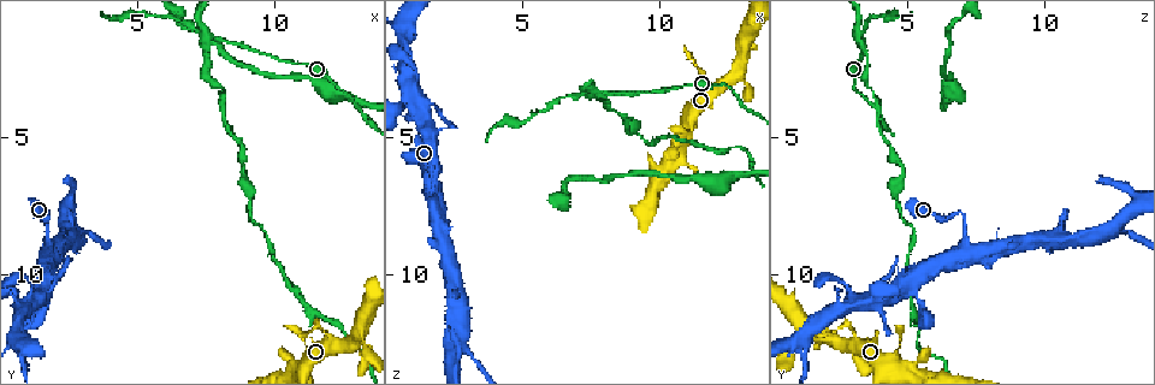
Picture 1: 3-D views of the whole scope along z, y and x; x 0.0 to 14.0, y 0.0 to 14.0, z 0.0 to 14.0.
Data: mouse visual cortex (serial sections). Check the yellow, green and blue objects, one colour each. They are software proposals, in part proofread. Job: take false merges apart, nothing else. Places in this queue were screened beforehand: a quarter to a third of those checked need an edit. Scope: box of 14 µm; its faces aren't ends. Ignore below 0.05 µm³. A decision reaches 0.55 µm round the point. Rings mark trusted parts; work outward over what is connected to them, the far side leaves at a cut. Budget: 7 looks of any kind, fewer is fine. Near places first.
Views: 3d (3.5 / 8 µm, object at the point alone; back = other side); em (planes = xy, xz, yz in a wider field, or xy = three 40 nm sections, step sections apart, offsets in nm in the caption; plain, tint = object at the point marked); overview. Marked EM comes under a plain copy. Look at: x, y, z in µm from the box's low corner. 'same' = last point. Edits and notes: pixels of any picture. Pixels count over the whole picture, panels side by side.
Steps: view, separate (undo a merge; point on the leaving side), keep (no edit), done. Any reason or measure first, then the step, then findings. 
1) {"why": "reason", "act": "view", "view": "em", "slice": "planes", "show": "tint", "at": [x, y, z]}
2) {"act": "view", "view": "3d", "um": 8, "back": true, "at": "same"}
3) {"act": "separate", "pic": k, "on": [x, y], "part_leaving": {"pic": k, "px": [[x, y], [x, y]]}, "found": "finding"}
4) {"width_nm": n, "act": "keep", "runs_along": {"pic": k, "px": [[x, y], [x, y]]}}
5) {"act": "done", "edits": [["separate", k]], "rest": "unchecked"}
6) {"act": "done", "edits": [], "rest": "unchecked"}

{"why": "two arms at a narrow angle", "act": "view", "view": "3d", "um": 8, "at": [7.7, 1.3, 3.3]}

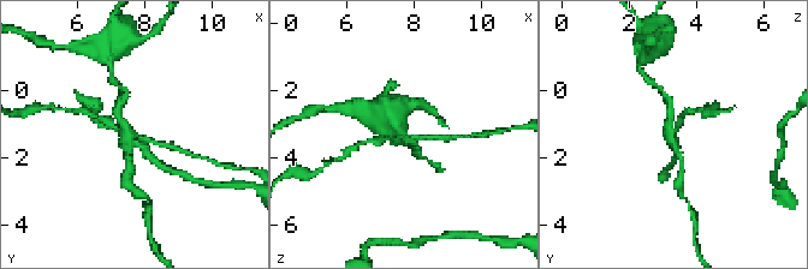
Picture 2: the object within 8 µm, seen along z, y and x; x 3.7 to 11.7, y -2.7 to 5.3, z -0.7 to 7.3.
{"arms": 4, "arm_widths_nm": [150, 150, 200, 200], "act": "view", "view": "em", "slice": "xy", "step": 3, "show": "tint", "at": [7.7, 1.4, 3.3]}

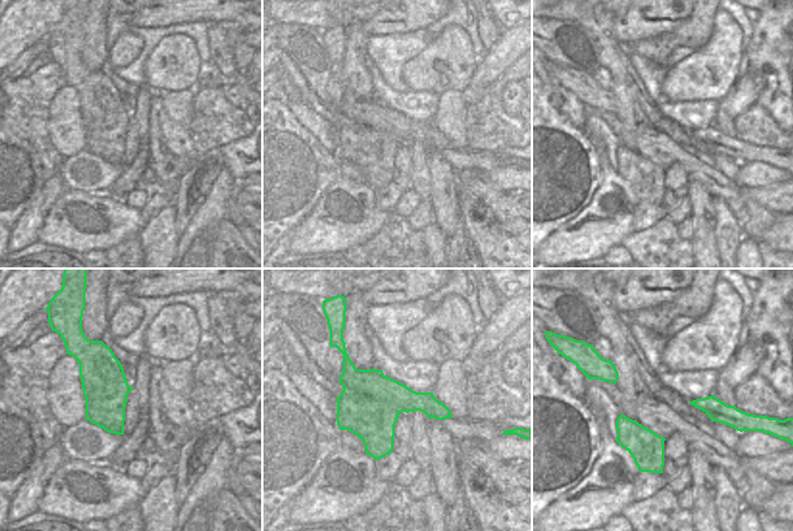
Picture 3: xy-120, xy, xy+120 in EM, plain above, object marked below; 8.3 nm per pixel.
{"act": "separate", "pic": 2, "on": [118, 109], "found": "a second cell is stuck on"}

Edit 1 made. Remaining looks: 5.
{"why": "see it whole again", "act": "view", "view": "overview"}

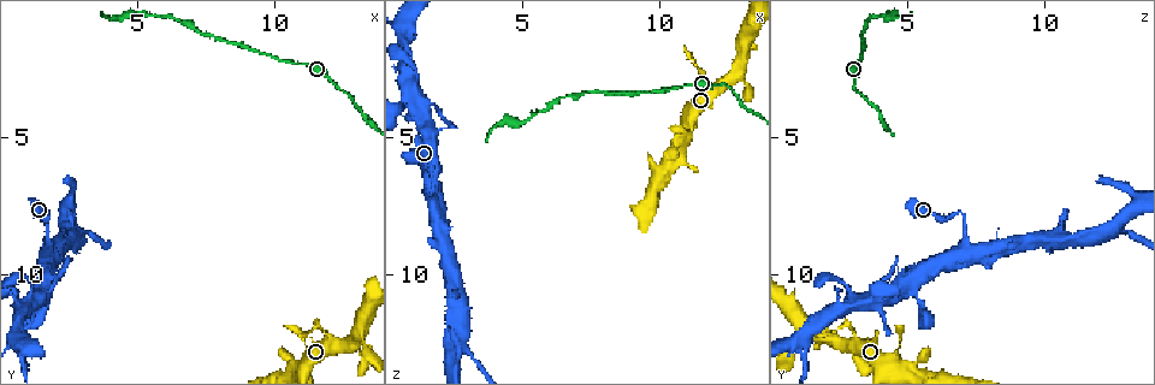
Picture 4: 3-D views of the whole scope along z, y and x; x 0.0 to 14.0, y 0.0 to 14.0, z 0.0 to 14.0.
{"act": "view", "view": "3d", "um": 3.5, "at": [11.8, 11.9, 2.9]}

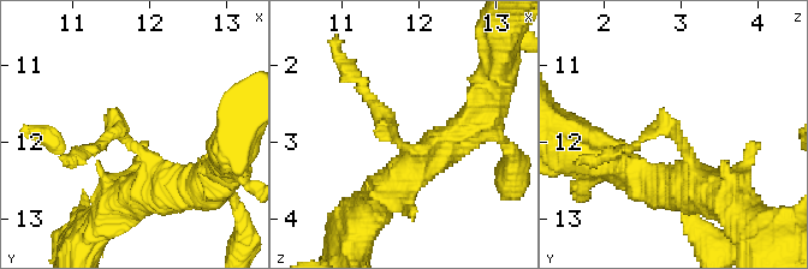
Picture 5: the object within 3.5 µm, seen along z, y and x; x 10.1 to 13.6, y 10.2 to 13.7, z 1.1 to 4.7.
{"why": "now the EM", "act": "view", "view": "em", "slice": "xy", "step": 2, "show": "tint", "at": [11.75, 11.95, 3.00]}

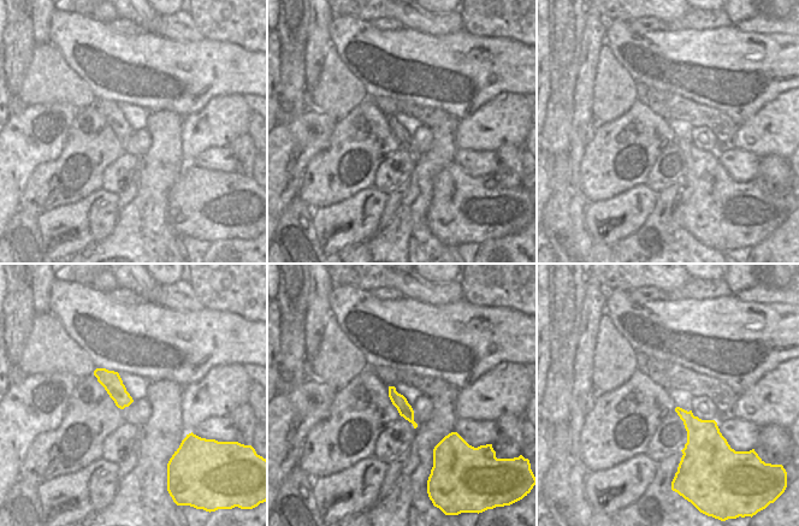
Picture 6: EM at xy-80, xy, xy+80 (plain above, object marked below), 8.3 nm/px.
{"width_nm": 120, "act": "separate", "pic": 5, "on": [384, 132], "part_leaving": {"pic": 5, "px": [[407, 147], [346, 66]]}, "found": "a second cell is stuck on"}

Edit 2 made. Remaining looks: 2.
{"why": "abrupt turn", "act": "view", "view": "3d", "um": 3.5, "at": [1.7, 7.8, 6.9]}

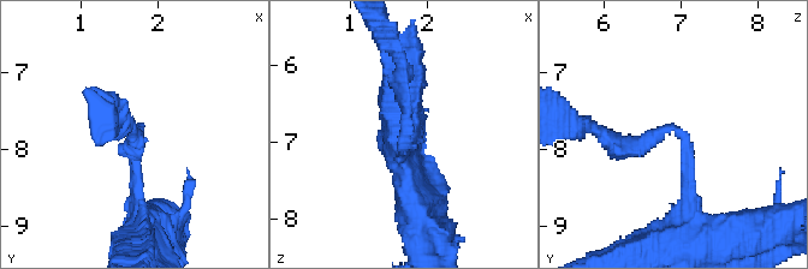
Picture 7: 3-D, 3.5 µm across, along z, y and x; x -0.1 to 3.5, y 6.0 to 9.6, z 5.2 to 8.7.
{"arm_widths_nm": [150, 200], "why": "now the EM", "act": "view", "view": "em", "slice": "xy", "step": 3, "show": "tint", "at": [1.70, 7.75, 6.95]}

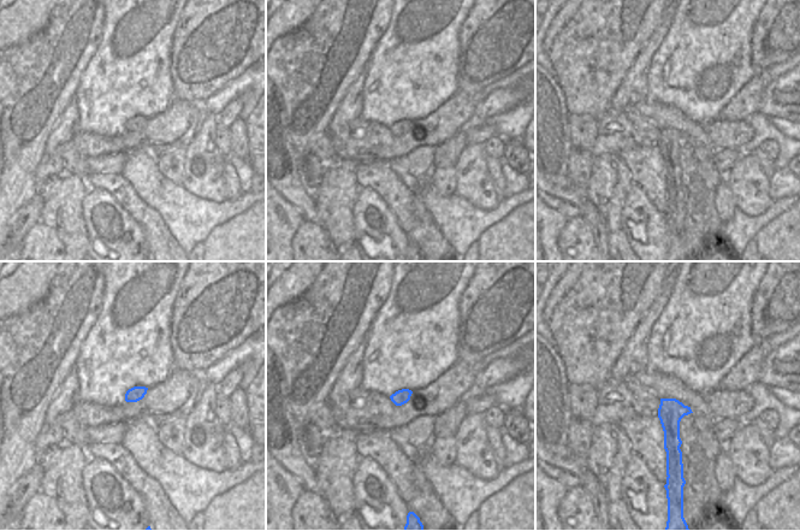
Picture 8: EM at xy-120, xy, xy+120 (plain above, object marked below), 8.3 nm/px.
{"act": "keep", "runs_along": {"pic": 7, "px": [[605, 138], [679, 130], [688, 211]]}, "found": "all the same cell"}

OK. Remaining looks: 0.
{"act": "done", "edits": [["separate", 2], ["separate", 5]], "rest": "unchecked"}

